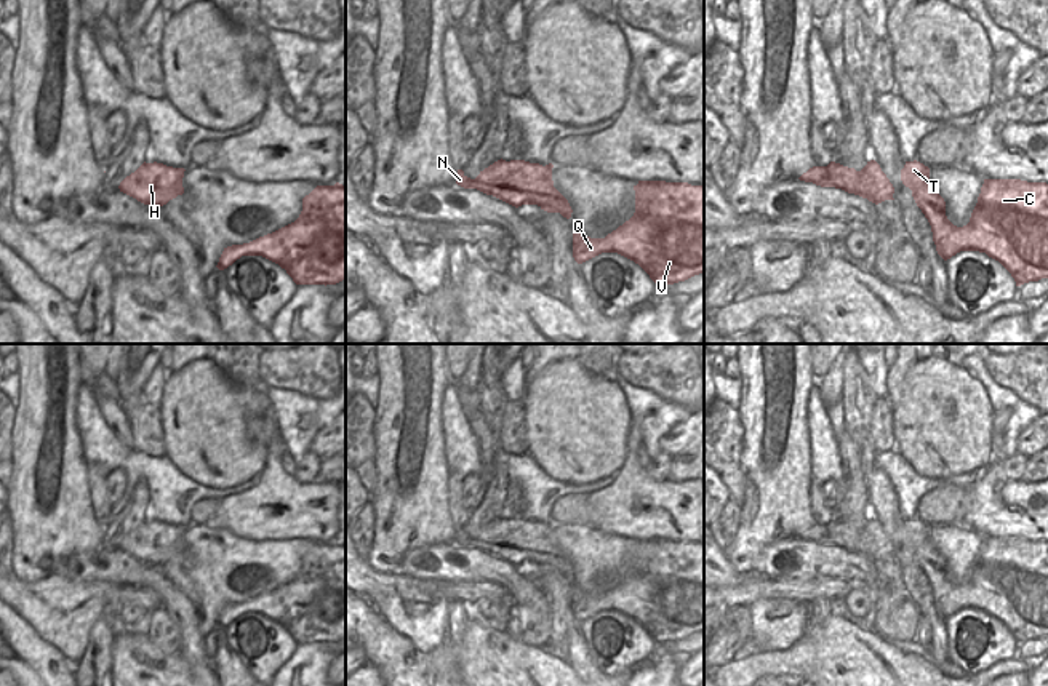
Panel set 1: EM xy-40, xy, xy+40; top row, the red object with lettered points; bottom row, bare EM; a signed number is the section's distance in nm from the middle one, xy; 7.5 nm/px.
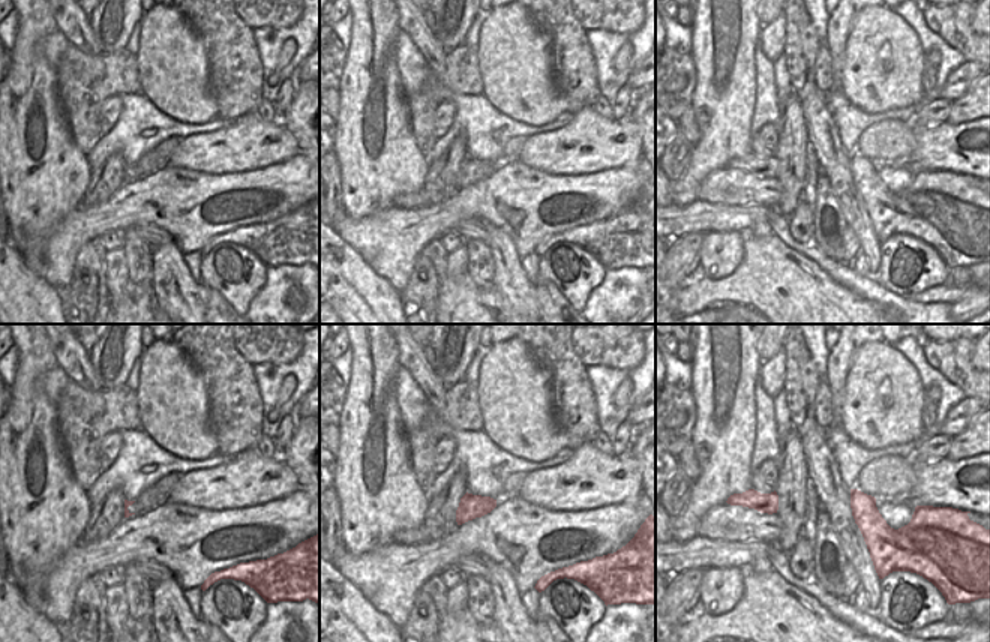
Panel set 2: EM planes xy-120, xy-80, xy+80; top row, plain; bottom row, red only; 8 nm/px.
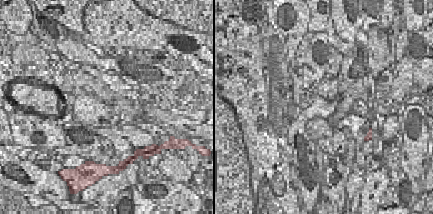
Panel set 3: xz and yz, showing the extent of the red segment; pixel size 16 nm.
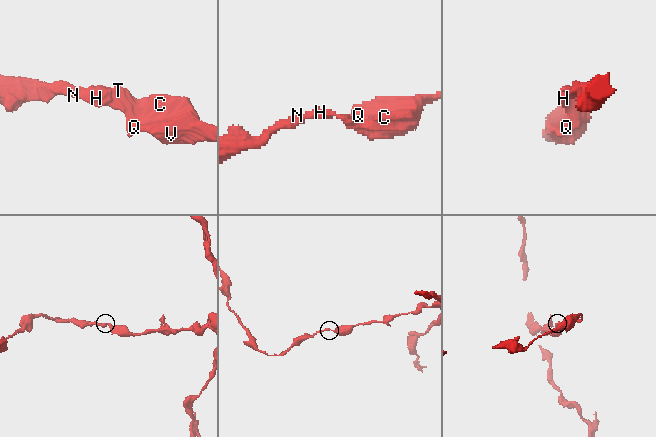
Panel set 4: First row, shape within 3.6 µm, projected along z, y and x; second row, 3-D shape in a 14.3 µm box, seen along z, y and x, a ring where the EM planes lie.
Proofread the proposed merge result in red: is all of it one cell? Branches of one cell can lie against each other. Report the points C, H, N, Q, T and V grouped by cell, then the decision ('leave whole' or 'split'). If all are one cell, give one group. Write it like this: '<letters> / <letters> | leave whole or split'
C H N Q T V | leave whole

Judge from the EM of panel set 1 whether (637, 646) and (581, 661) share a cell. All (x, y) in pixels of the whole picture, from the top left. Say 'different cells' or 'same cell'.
different cells

